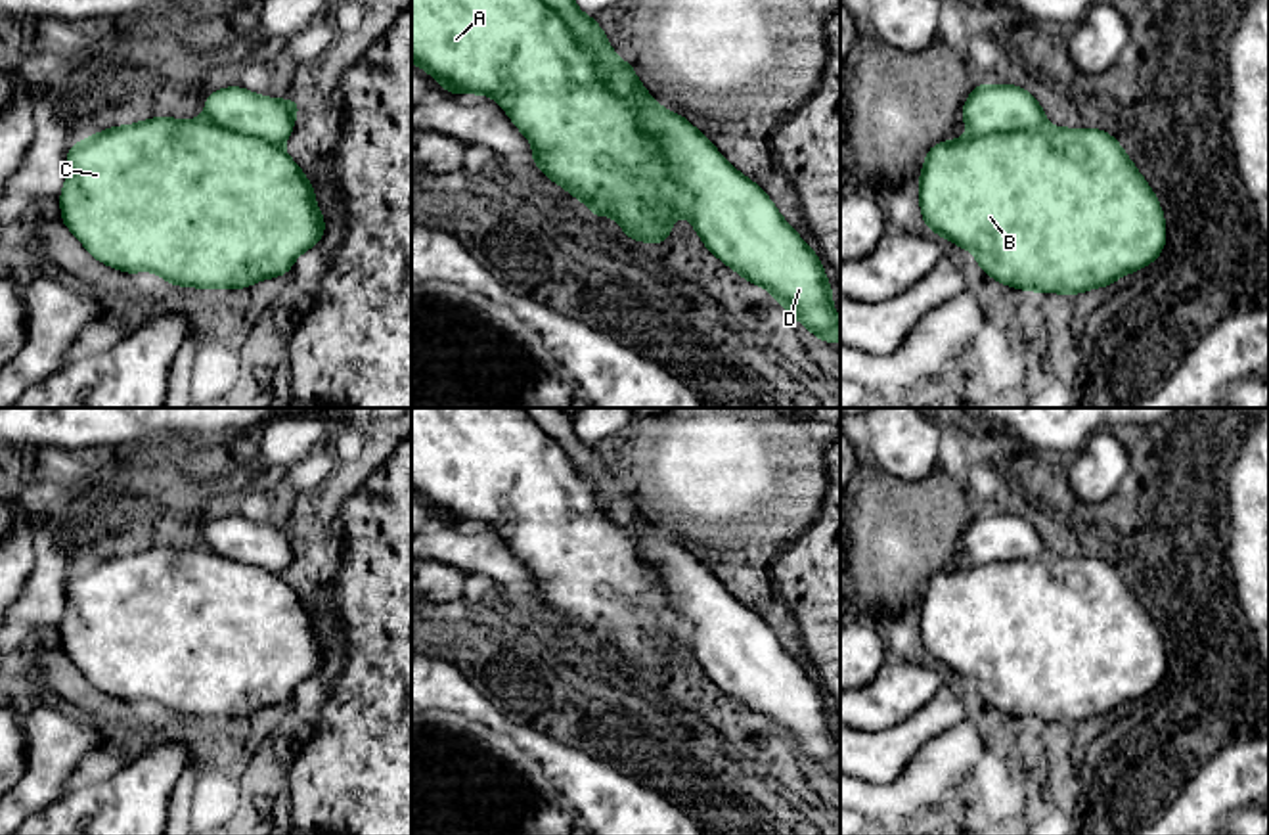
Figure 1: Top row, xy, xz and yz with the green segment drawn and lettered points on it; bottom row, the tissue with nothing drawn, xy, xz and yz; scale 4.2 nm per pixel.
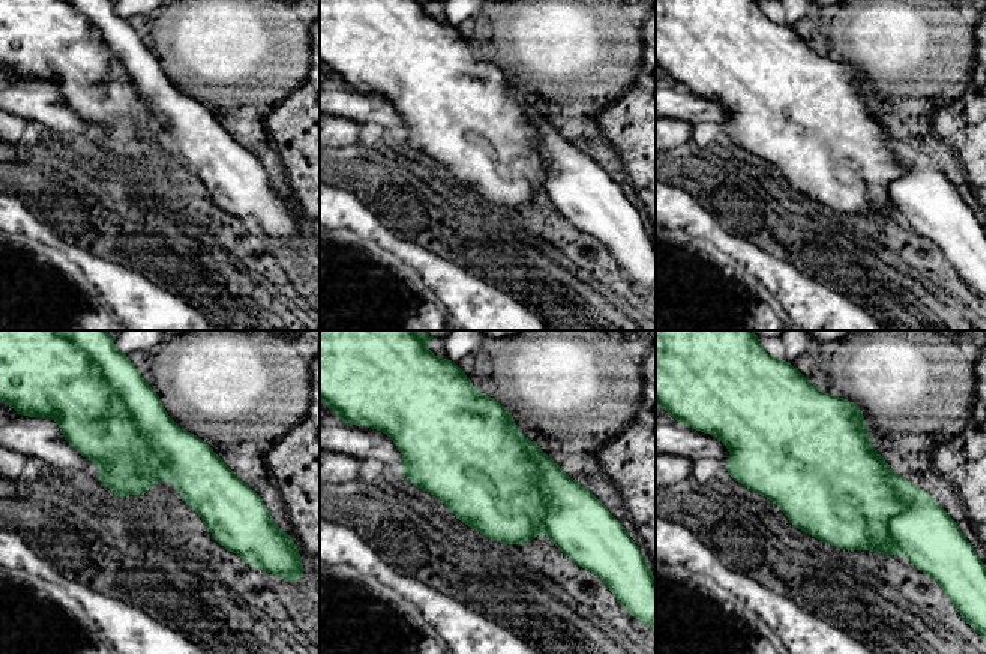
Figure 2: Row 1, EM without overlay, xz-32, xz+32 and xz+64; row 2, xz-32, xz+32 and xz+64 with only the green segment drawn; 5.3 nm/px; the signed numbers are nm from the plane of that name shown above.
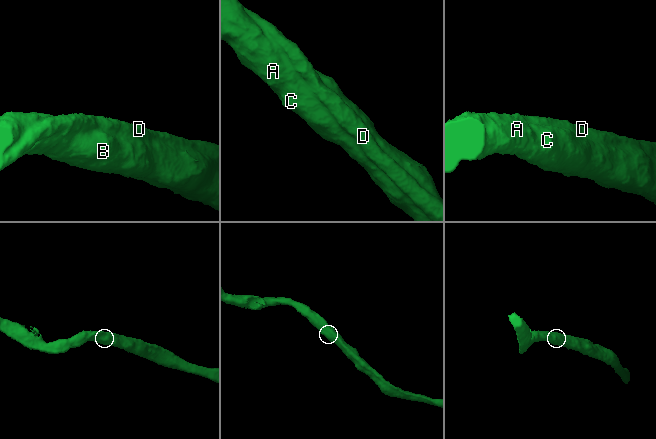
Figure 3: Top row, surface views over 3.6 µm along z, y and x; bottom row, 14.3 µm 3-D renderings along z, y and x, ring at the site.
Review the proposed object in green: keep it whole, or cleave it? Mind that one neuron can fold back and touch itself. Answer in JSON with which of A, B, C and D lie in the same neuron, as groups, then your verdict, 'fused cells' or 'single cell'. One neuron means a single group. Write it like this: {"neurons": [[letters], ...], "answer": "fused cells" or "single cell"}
{"neurons": [["A", "B", "C", "D"]], "answer": "single cell"}

